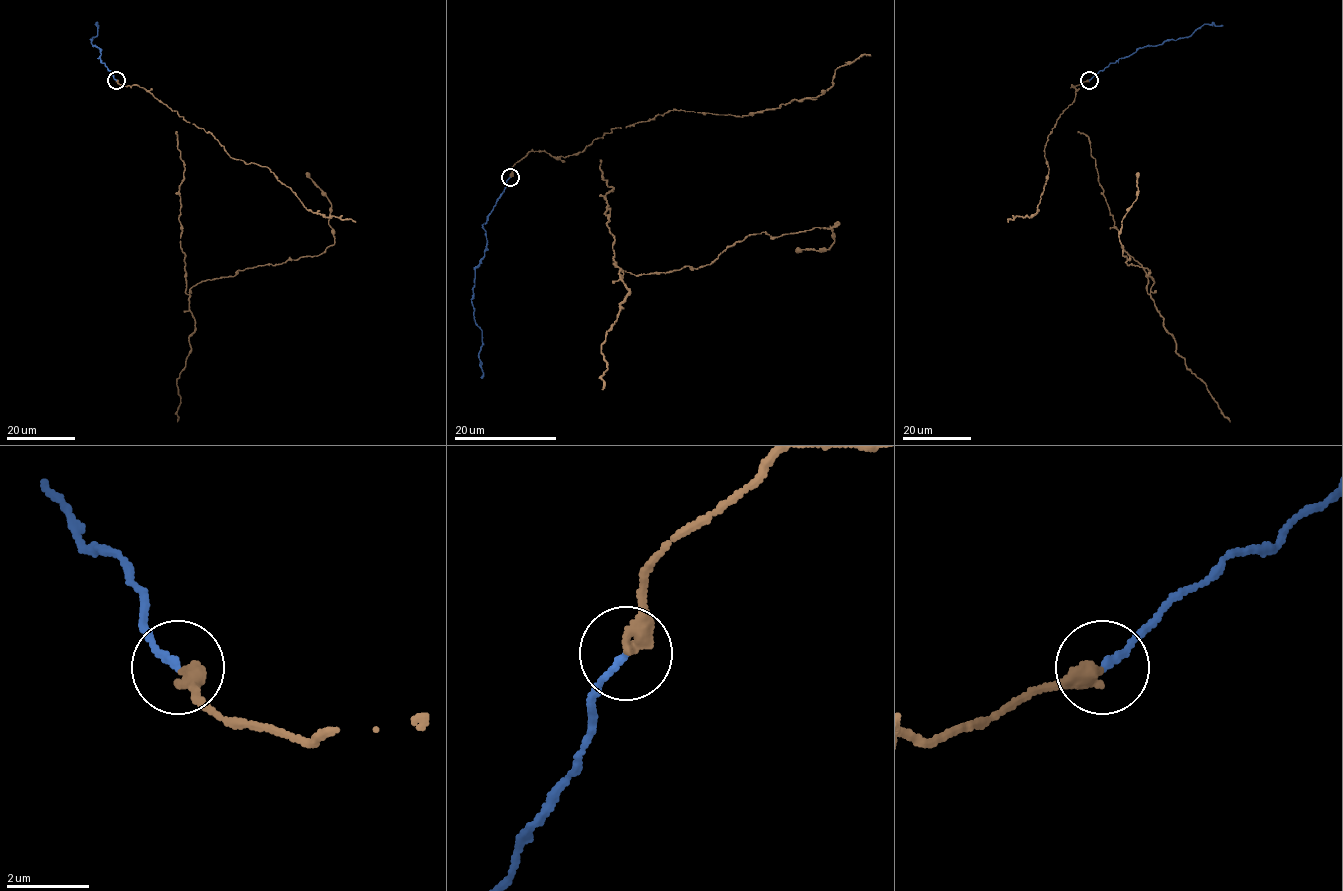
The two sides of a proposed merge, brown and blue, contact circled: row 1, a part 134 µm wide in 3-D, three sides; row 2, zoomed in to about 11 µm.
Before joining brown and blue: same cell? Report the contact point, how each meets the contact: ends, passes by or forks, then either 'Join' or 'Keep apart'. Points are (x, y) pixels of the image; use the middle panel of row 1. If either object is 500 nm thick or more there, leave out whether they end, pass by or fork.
Place: (510, 177). At the ring brown ends. At the ring blue ends. Join

